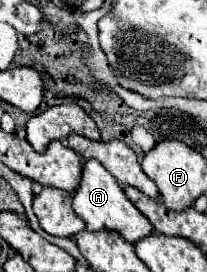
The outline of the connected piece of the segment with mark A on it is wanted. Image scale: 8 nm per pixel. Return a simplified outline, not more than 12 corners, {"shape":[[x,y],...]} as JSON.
{"shape":[[96,159],[82,165],[74,211],[90,231],[130,243],[152,231]]}

